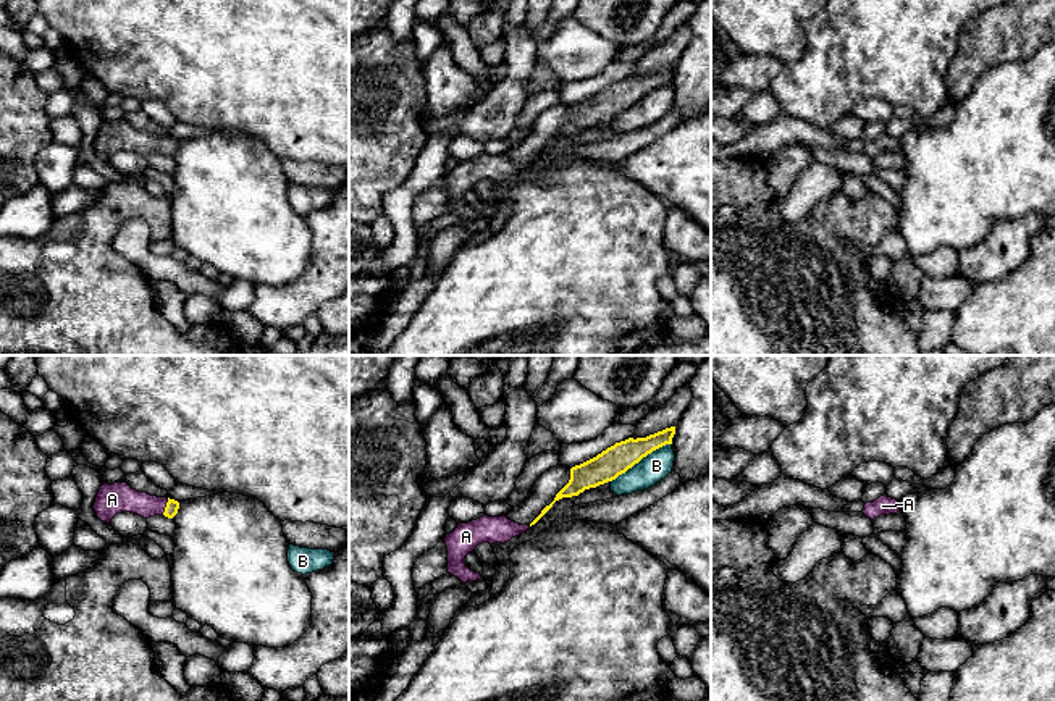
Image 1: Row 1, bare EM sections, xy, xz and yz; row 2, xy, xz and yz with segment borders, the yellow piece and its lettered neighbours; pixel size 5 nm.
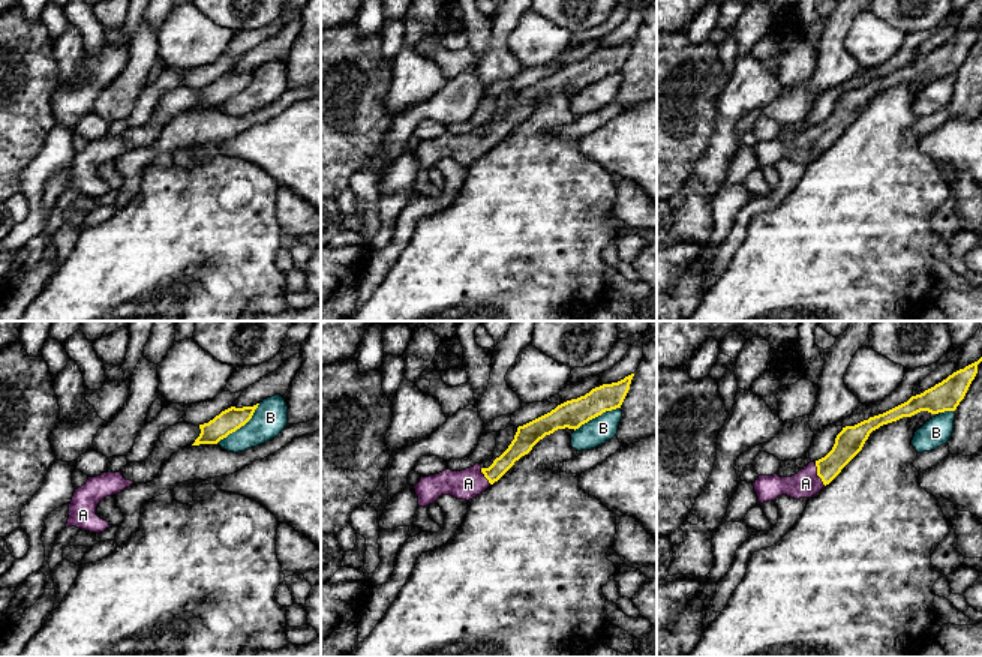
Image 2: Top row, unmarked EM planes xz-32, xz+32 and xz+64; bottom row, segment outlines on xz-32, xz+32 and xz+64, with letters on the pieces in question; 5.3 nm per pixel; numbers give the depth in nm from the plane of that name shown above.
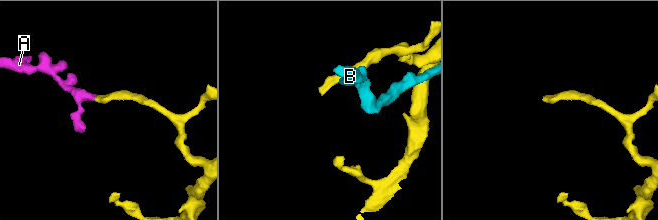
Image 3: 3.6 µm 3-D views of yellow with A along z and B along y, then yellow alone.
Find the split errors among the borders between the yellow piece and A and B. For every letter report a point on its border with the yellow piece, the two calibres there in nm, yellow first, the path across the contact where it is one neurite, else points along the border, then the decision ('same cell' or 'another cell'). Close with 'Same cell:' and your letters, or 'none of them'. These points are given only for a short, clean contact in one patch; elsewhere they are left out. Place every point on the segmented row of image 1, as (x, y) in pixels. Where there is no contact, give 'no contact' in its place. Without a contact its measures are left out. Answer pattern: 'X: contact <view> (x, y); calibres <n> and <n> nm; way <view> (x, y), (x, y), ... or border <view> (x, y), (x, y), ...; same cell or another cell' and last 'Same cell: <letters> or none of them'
A: contact xy (167, 506); calibres 70 and 150 nm; way xy (172, 507), (167, 506), (146, 506), (118, 498); same cell
B: contact xz (640, 459); calibres 150 and 140 nm; another cell
Same cell: A

